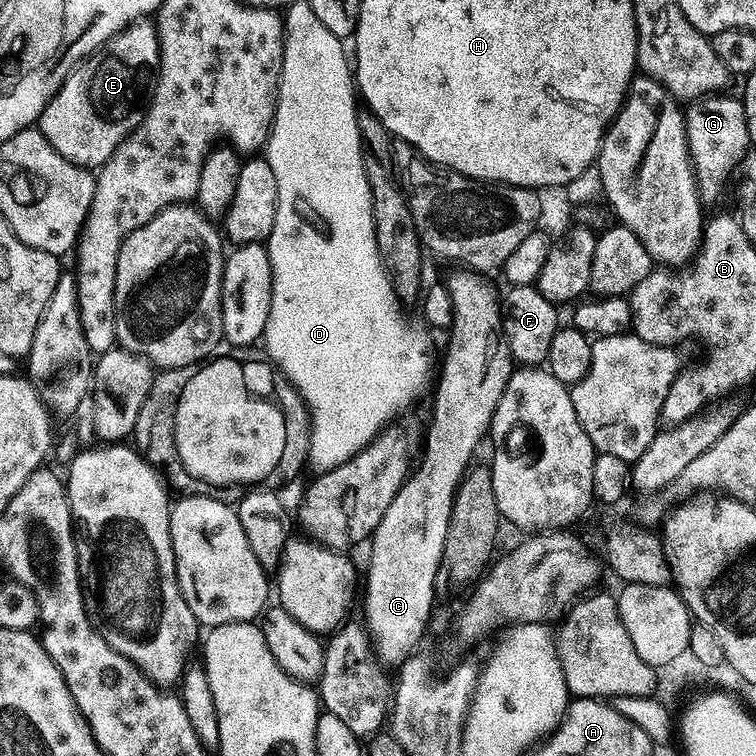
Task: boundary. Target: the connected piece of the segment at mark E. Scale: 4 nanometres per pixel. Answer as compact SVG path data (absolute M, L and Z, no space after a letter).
M143 18L128 25L112 36L95 52L80 61L64 85L54 94L54 98L44 108L38 121L38 131L70 162L89 170L99 169L120 149L120 144L139 128L152 106L156 93L156 80L160 77L160 34L151 19Z

